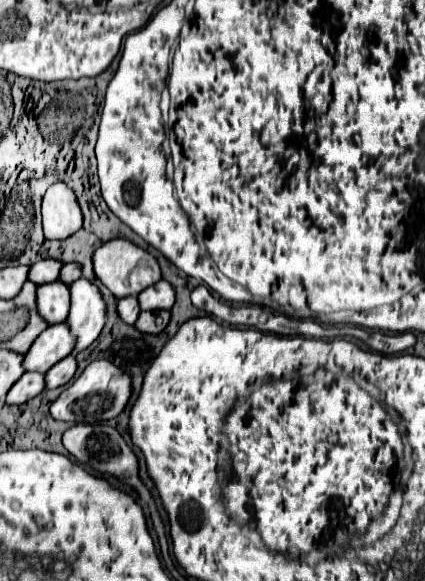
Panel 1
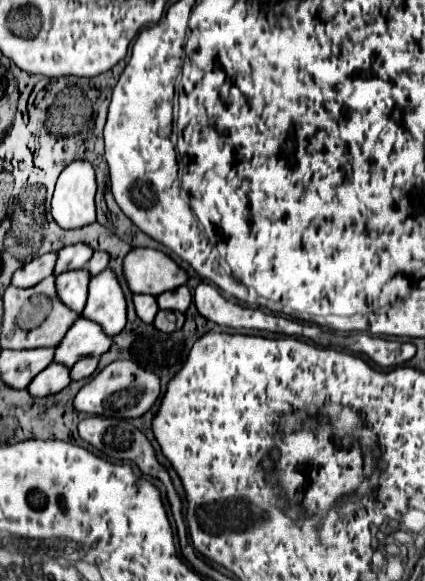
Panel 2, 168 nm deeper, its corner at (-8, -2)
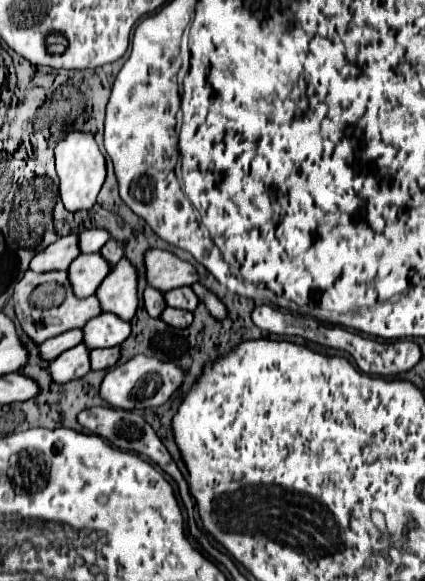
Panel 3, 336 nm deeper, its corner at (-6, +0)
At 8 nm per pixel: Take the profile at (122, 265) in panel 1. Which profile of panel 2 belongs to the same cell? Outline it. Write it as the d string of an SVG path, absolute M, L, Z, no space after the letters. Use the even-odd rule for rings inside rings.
M134 247L122 263L124 279L132 293L160 295L186 283L188 275L166 253L146 247Z

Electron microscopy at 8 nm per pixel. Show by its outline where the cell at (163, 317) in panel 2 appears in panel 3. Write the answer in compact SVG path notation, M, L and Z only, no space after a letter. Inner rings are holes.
M166 307L166 311L162 313L162 319L172 325L172 327L188 327L194 319L194 315L190 311L182 311L182 309L174 309L174 307Z

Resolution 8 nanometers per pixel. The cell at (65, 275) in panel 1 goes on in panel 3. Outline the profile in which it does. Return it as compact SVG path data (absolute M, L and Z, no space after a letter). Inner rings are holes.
M110 239L102 249L100 249L100 253L112 263L112 265L116 265L122 257L124 257L124 245L120 243L120 241L114 241L114 239Z

